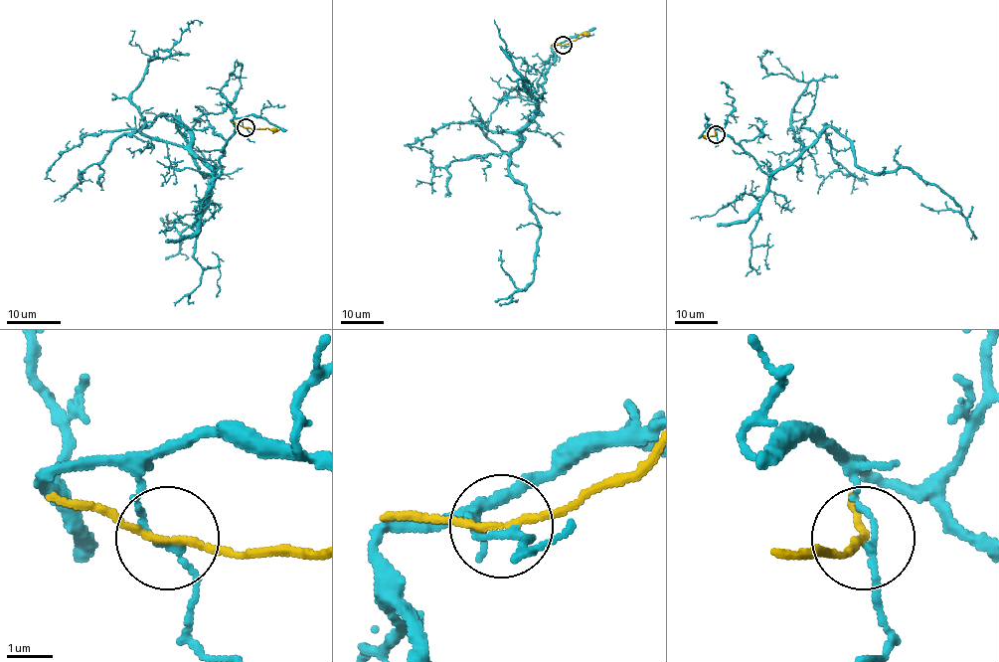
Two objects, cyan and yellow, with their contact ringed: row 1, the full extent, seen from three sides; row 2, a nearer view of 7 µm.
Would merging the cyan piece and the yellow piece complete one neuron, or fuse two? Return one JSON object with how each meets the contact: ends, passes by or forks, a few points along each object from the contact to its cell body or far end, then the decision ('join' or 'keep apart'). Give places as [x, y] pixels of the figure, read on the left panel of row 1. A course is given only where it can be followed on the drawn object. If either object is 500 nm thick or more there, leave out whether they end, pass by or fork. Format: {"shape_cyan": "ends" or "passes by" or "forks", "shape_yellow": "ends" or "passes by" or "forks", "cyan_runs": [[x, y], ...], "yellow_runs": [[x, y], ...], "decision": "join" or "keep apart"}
{"shape_cyan": "passes by", "shape_yellow": "passes by", "cyan_runs": [[246, 128], [231, 120], [215, 177], [179, 117], [194, 162], [216, 170], [197, 222], [167, 223], [169, 214]], "yellow_runs": [[246, 126], [279, 129]], "decision": "join"}

